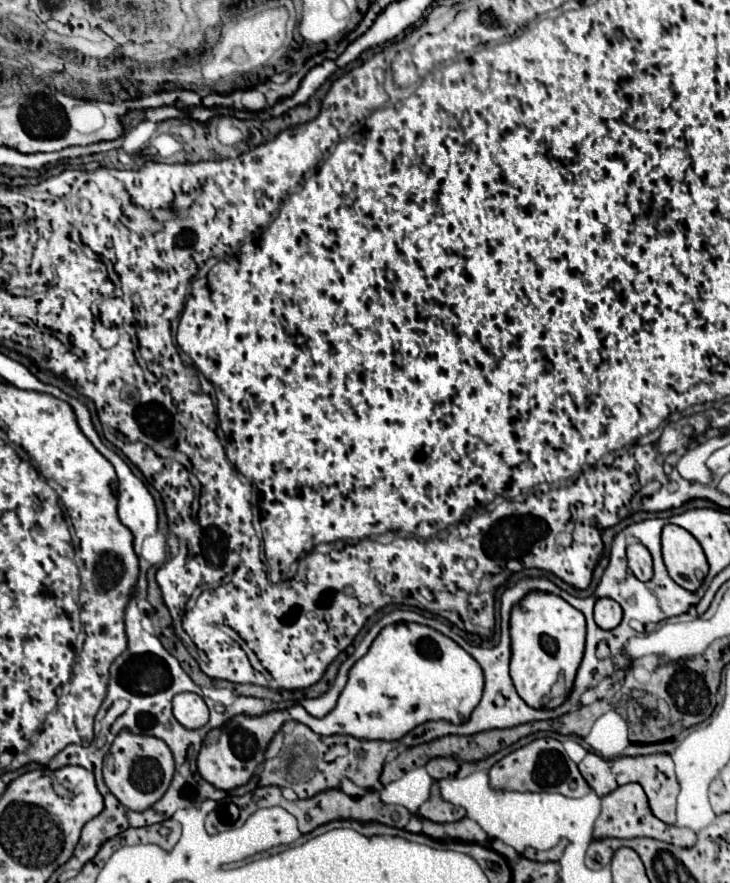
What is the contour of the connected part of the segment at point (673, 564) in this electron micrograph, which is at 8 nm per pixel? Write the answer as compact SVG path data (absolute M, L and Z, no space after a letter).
M666 524L662 528L662 556L670 578L682 588L694 592L708 574L708 562L700 542L682 526Z

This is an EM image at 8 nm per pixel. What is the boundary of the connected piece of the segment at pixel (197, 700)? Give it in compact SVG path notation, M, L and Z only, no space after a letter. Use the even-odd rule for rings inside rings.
M180 692L174 696L174 716L182 726L196 730L208 722L208 706L202 696L194 692Z

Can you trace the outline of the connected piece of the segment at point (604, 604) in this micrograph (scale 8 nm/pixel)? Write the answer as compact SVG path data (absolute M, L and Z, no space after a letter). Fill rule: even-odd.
M598 598L594 606L594 620L600 628L612 630L620 624L622 620L622 608L616 600L612 598Z

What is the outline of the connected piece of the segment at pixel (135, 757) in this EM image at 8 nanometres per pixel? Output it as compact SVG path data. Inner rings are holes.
M122 730L112 746L110 754L104 764L104 782L110 788L110 792L130 810L142 812L150 808L154 802L158 802L164 792L168 790L174 774L174 758L166 742L158 740L156 736L142 736L132 734L130 730Z

